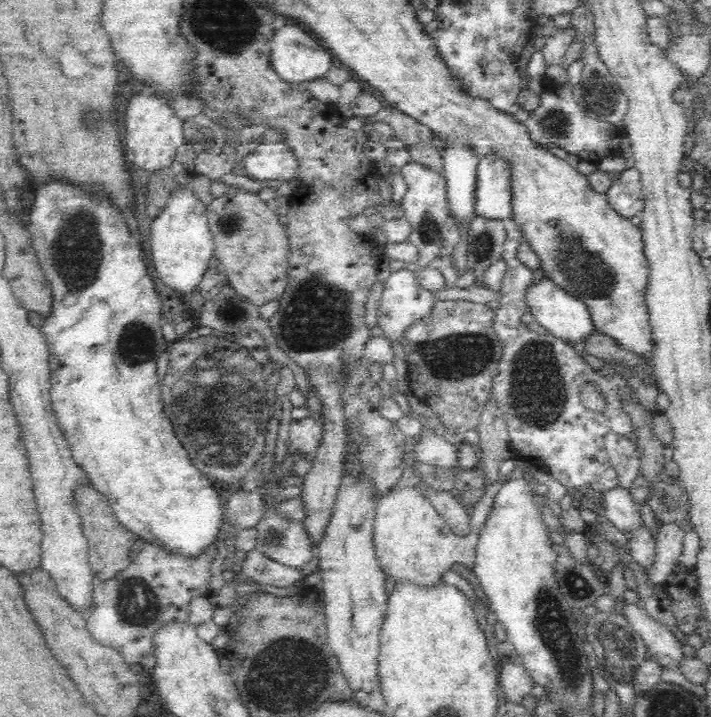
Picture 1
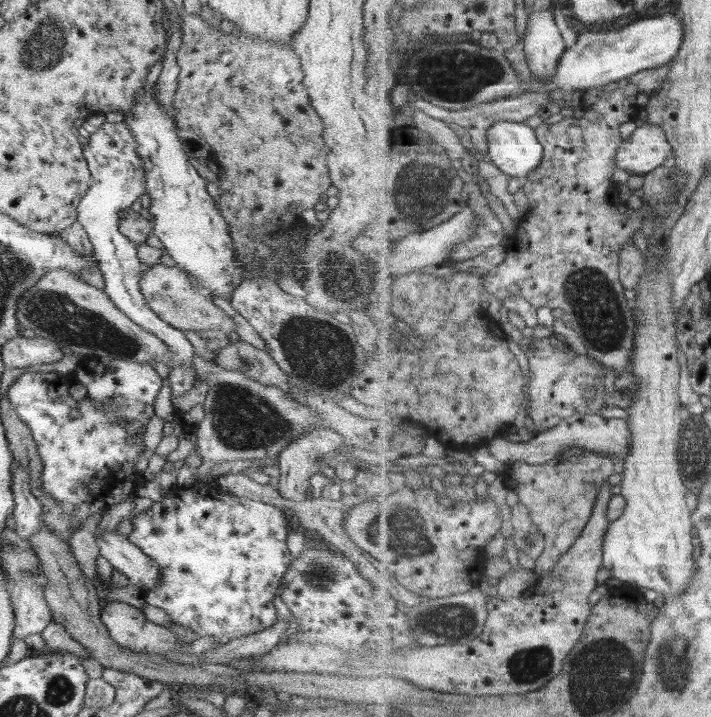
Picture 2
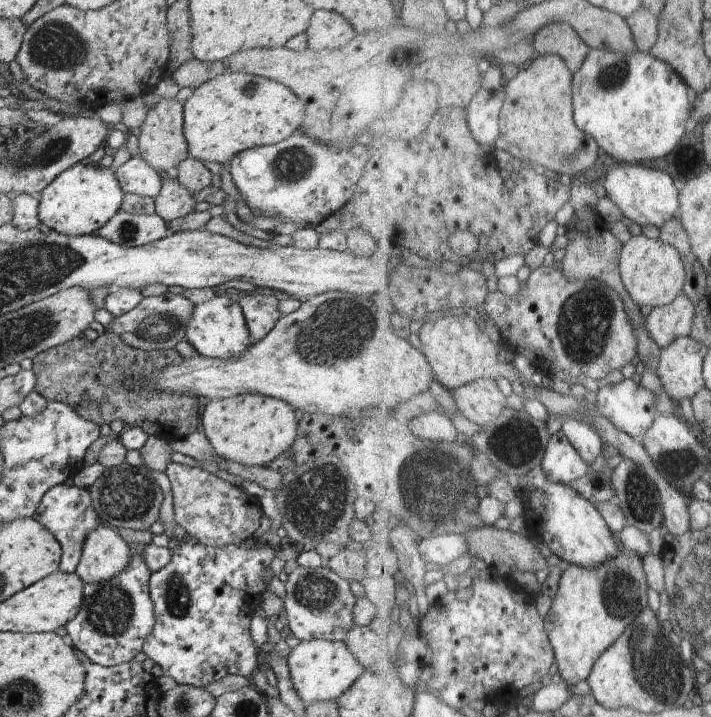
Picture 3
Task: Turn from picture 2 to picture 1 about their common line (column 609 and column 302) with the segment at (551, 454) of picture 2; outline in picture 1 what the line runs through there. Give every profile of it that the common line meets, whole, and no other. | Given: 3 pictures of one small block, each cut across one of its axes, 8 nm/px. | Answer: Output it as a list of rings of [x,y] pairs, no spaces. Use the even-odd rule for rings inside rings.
[[[311,417],[302,420],[292,419],[288,432],[292,448],[298,453],[310,455],[318,448],[323,438],[323,425]]]

